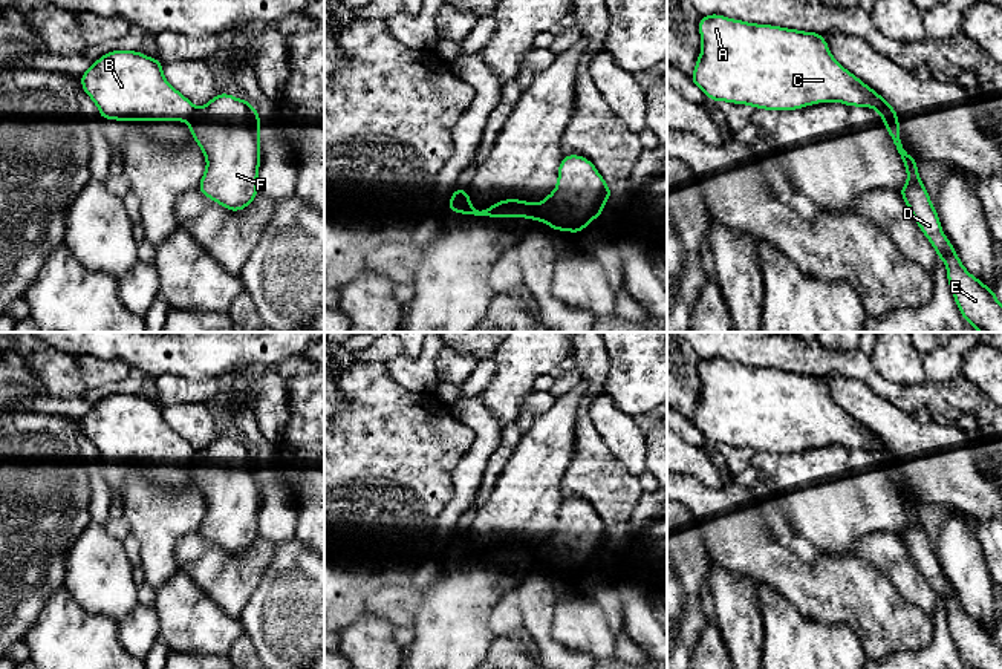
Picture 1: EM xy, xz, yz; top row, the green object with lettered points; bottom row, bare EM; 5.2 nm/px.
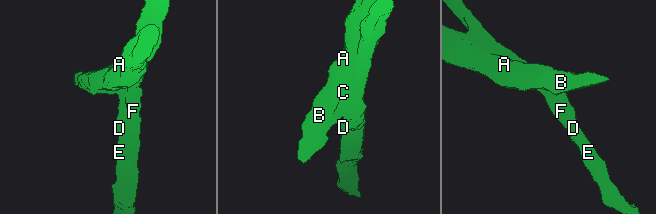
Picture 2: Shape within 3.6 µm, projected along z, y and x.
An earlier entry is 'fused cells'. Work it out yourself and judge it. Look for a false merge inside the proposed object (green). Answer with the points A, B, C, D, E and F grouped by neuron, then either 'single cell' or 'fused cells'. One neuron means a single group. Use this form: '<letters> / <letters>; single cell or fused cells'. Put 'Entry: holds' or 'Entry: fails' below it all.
A B C / D E F; fused cells
Entry: holds

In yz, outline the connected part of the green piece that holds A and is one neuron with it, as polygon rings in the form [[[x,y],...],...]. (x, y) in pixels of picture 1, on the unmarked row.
[[[721,357],[702,358],[698,369],[702,393],[690,423],[708,442],[766,453],[795,453],[829,444],[875,453],[883,449],[890,462],[898,462],[896,453],[881,438],[831,398],[821,377],[747,366]]]

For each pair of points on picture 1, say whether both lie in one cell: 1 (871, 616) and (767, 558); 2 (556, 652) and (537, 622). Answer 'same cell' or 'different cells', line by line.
1: same cell
2: same cell

